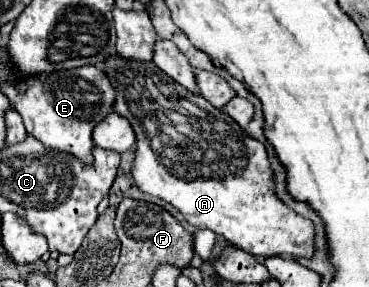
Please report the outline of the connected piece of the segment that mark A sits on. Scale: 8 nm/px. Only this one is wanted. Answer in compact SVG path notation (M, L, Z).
M157 41L153 61L159 69L151 61L121 61L117 55L111 55L105 65L105 73L117 93L113 107L117 113L127 117L135 129L137 153L133 161L133 179L137 187L175 205L189 225L197 229L211 229L213 233L223 235L231 245L255 257L311 259L315 255L315 225L277 197L275 175L265 145L245 135L237 121L213 107L207 99L187 91L197 89L195 71L189 59L173 43Z

